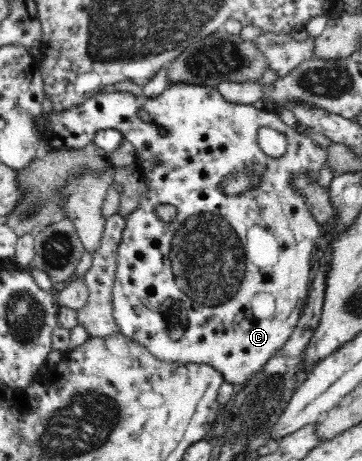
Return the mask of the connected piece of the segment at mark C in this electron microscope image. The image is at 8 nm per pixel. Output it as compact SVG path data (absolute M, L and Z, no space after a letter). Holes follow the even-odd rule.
M170 83L157 97L146 97L145 95L135 96L131 92L117 91L113 88L106 89L105 92L99 91L91 99L84 102L79 107L65 111L65 113L51 113L49 121L45 123L45 129L41 135L43 148L48 146L54 151L65 149L82 149L89 142L93 142L95 135L105 129L113 129L121 132L127 141L131 141L136 150L136 164L140 173L145 178L145 192L141 193L139 207L132 210L126 217L127 227L125 227L121 243L117 248L117 269L115 279L113 279L113 291L111 291L111 304L113 304L113 318L117 324L117 330L127 339L143 346L149 353L153 354L159 361L175 362L178 365L189 365L188 363L197 363L198 365L209 365L223 376L223 382L231 383L236 390L246 386L255 375L265 371L269 359L280 350L285 342L295 331L298 319L301 317L306 297L309 289L309 271L311 271L312 251L315 247L315 241L320 237L320 226L313 217L308 199L299 193L292 185L292 181L297 176L307 174L309 178L317 181L319 172L325 169L328 163L328 148L323 148L308 136L296 133L293 128L286 125L280 115L270 109L255 109L248 104L228 103L222 98L215 86L199 86L192 83ZM261 127L271 127L279 133L287 136L288 146L285 155L281 157L271 157L259 147L259 129ZM233 172L258 172L265 173L263 185L257 187L257 191L247 192L242 196L227 197L219 191L221 180ZM159 205L173 205L176 209L176 216L173 221L166 223L162 221L156 208Z

